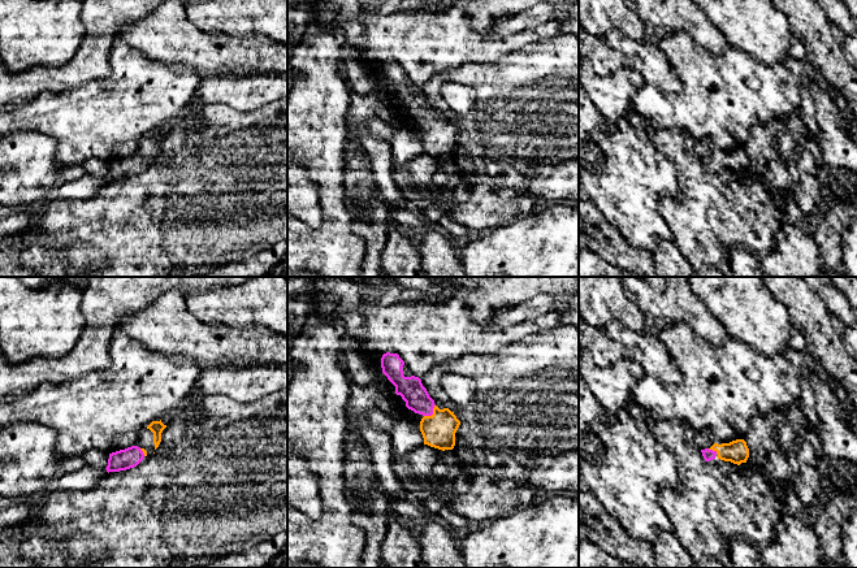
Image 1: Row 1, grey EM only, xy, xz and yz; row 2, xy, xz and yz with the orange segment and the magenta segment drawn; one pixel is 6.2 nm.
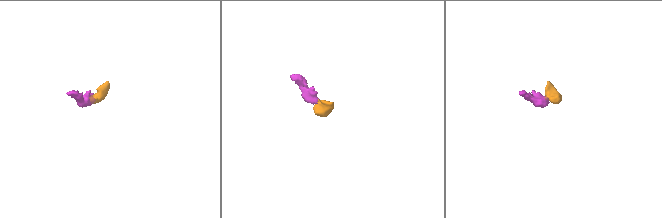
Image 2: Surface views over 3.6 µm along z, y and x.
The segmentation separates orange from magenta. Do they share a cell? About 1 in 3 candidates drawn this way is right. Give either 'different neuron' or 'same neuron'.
same neuron

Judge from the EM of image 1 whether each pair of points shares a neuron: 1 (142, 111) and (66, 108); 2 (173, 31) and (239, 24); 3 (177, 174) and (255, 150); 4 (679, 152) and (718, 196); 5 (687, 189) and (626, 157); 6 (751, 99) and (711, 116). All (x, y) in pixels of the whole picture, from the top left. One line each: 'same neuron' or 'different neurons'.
1: same neuron
2: different neurons
3: same neuron
4: same neuron
5: different neurons
6: same neuron

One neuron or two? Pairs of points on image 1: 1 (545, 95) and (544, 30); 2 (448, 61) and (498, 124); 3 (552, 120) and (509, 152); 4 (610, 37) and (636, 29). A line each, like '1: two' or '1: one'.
1: two
2: two
3: one
4: two

